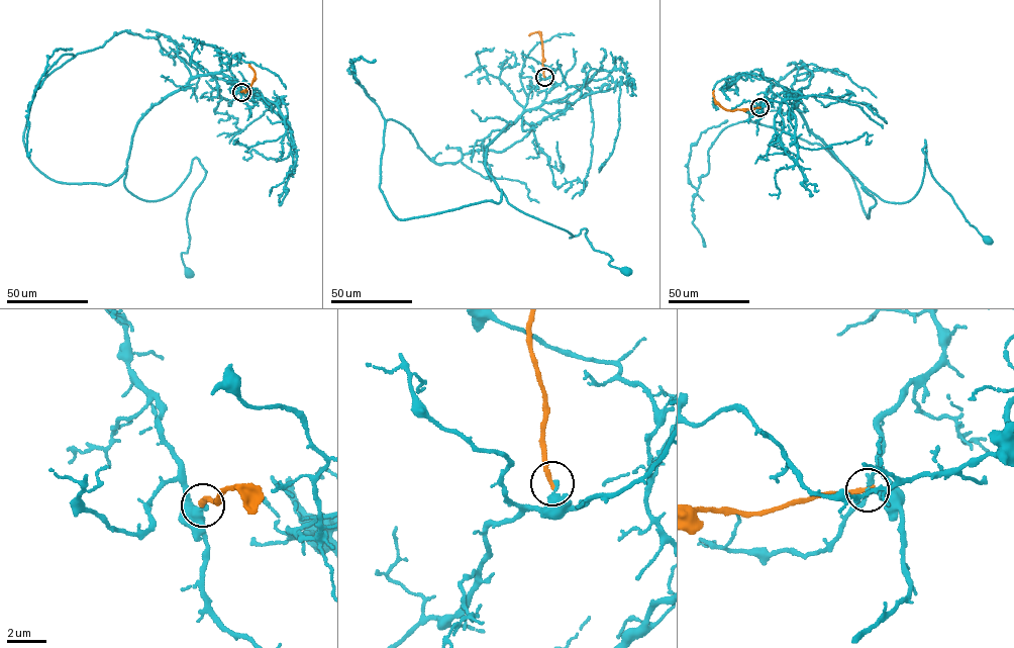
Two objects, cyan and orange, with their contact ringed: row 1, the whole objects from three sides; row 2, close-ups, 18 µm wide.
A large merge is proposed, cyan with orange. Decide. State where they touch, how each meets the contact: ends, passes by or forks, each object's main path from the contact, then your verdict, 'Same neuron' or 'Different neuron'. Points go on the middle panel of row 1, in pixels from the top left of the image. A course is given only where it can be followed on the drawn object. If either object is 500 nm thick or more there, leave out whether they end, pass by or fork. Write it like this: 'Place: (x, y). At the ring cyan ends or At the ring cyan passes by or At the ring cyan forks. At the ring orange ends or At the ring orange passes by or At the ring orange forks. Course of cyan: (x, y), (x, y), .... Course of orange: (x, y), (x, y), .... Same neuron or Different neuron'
Place: (544, 77). At the ring cyan ends. At the ring orange ends. Course of cyan: (544, 76), (524, 111), (488, 146), (486, 168), (509, 203), (570, 238), (585, 228), (595, 250), (625, 269). Course of orange: (544, 76), (540, 35), (537, 31), (528, 35). Different neuron

